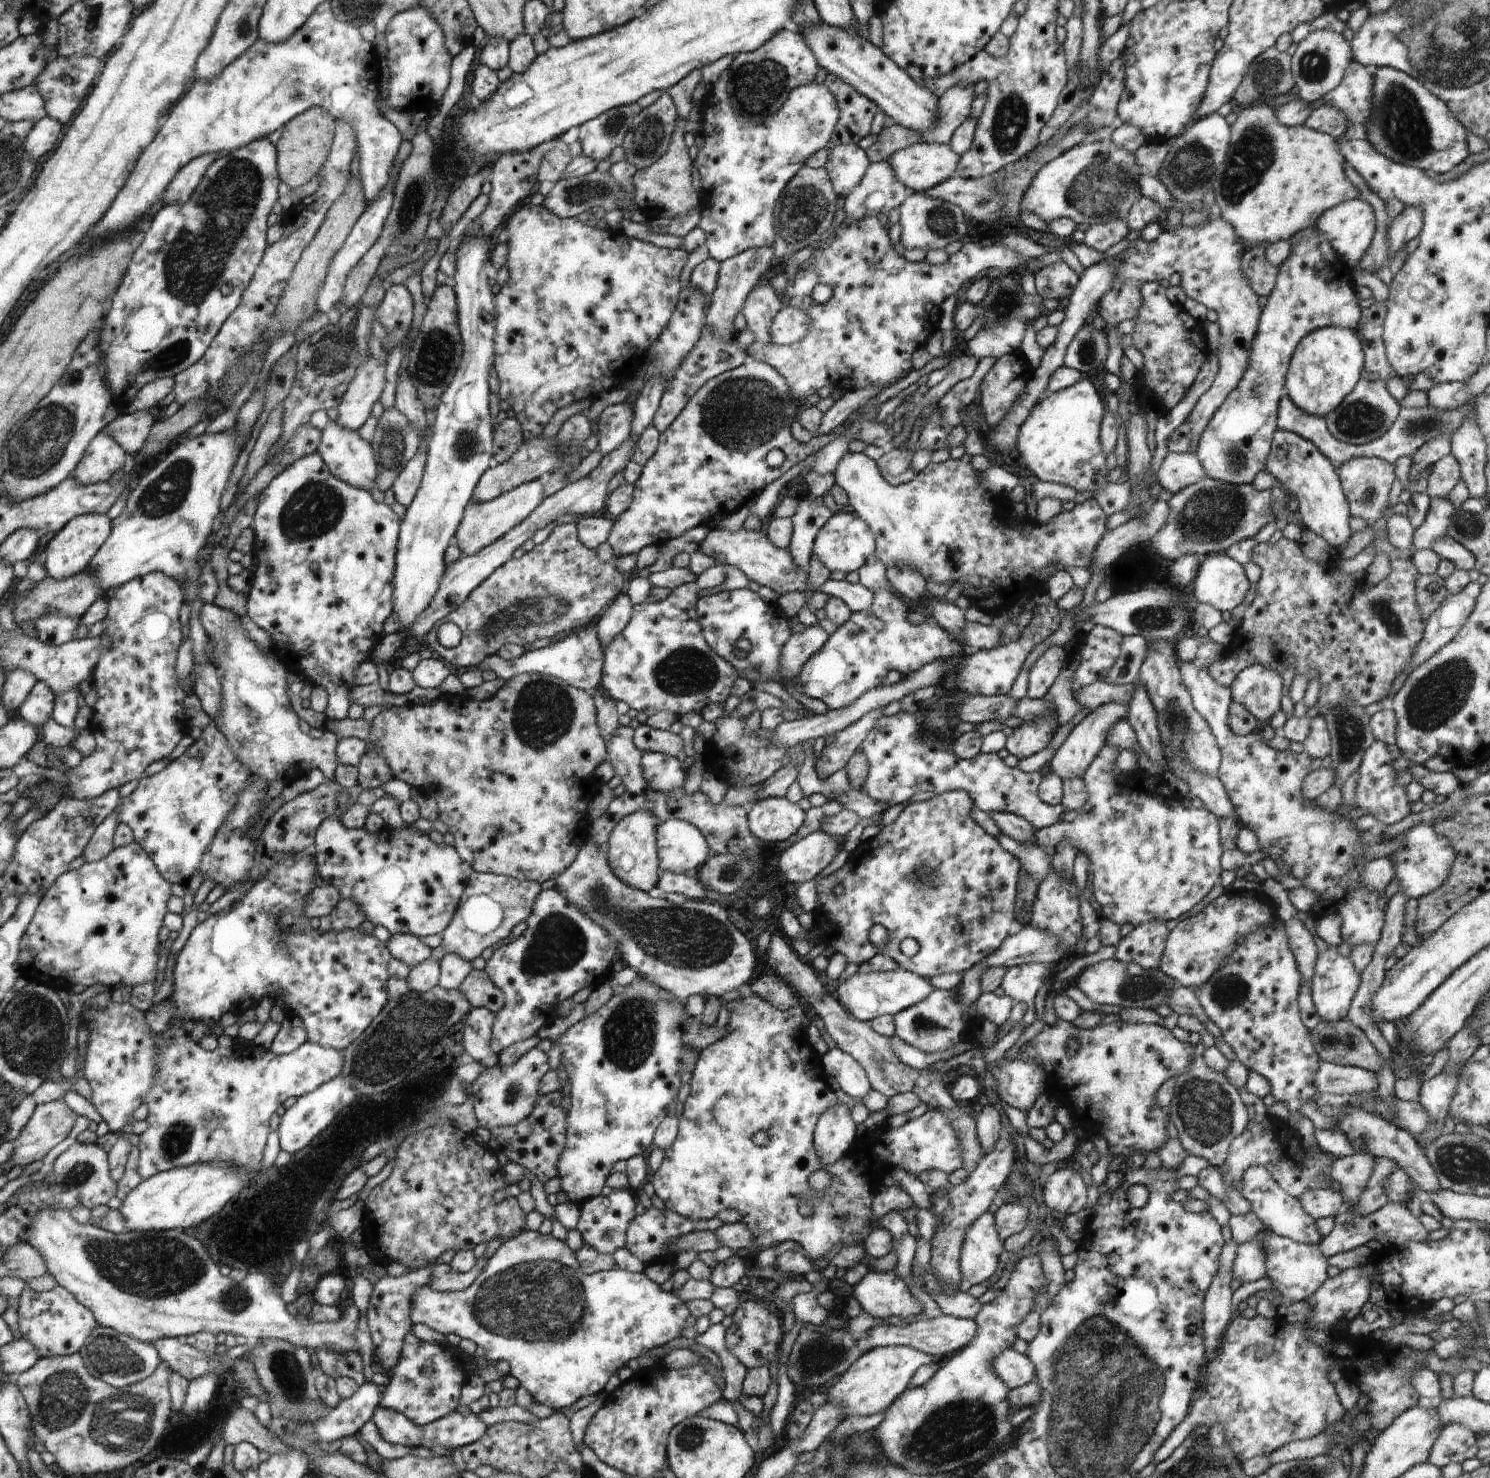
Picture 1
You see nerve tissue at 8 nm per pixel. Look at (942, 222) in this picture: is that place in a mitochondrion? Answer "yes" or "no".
yes

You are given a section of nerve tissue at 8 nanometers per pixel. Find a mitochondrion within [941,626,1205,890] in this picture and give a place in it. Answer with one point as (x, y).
(1179, 724)

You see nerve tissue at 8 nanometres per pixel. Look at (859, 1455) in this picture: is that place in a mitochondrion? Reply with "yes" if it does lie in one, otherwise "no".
yes

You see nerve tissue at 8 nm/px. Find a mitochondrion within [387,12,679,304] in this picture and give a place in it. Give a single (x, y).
(648, 135)

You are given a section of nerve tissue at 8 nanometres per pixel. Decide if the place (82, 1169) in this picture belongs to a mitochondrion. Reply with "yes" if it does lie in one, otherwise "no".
yes

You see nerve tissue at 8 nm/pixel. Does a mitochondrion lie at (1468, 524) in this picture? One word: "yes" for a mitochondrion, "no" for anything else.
yes

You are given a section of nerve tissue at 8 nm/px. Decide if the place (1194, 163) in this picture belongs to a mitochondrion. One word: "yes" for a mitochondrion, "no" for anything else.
yes

